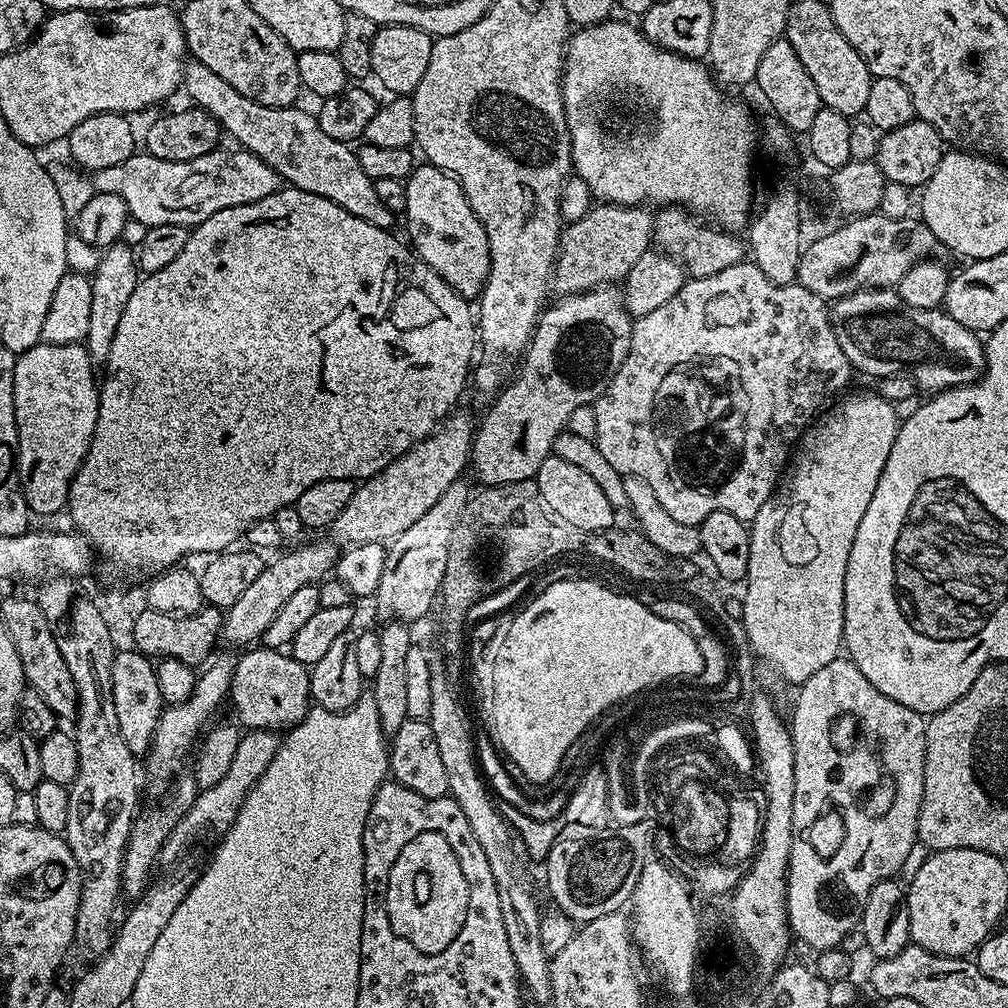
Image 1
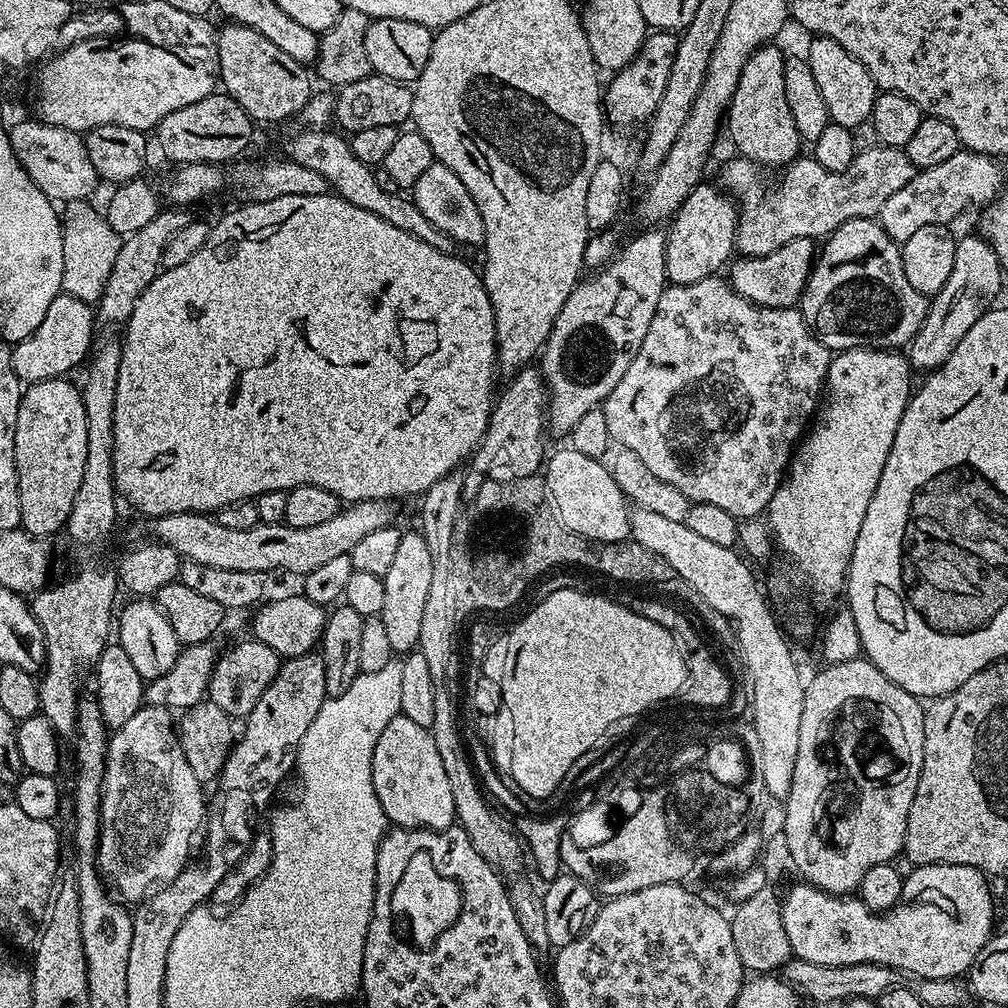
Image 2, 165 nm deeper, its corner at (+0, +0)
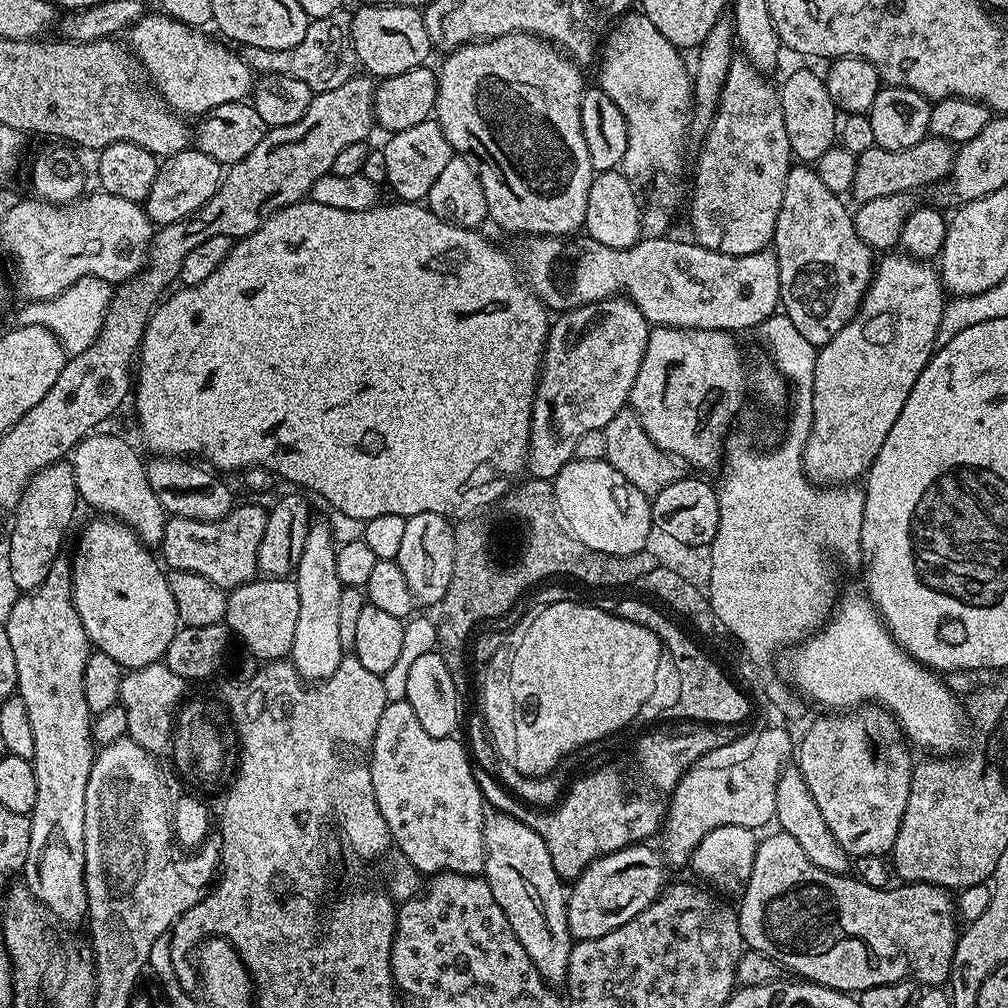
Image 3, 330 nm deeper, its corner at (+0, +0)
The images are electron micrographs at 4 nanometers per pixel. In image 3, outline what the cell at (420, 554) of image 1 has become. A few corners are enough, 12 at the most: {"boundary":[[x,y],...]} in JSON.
{"boundary":[[620,294],[551,321],[526,468],[625,411],[650,325]]}

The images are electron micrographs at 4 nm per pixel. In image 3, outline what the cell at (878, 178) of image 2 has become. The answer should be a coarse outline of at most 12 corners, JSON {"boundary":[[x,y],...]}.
{"boundary":[[931,134],[857,155],[851,199],[919,193],[952,174],[956,148]]}

